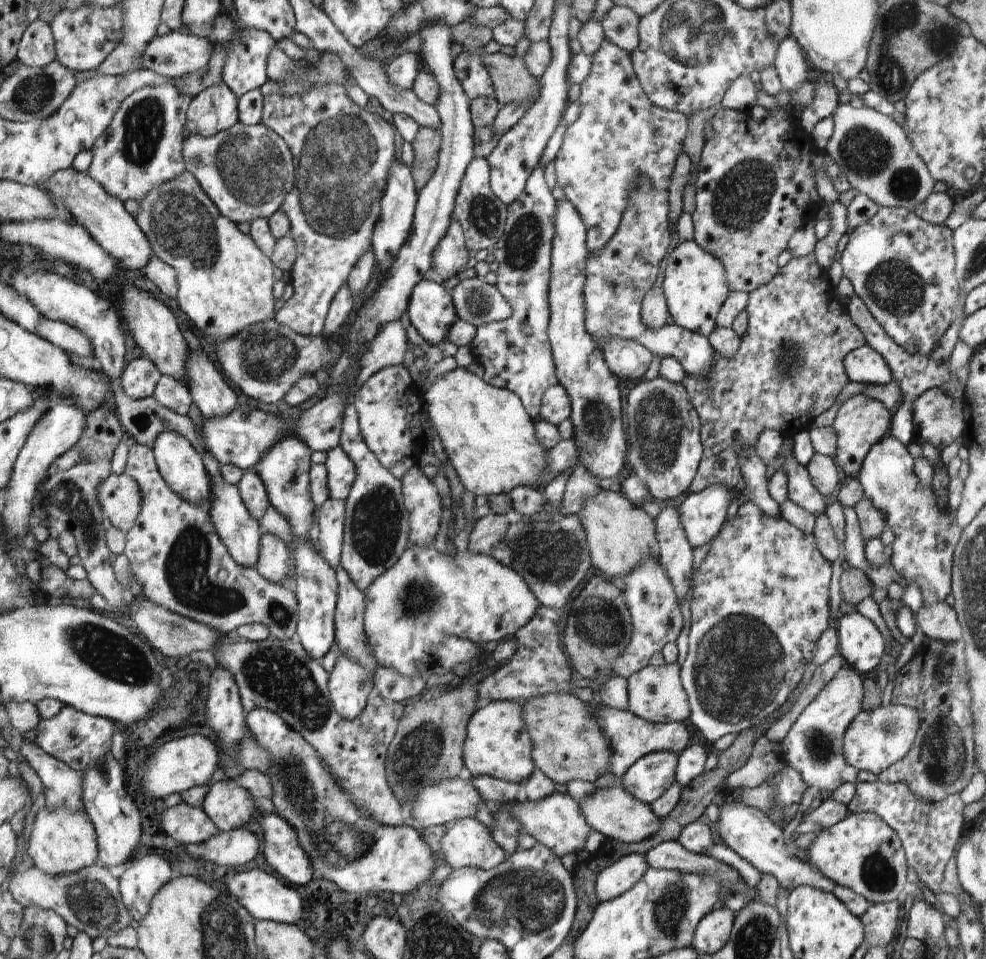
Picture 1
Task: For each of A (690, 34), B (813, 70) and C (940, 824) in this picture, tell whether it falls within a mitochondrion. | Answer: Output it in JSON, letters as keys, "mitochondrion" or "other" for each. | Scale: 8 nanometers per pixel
{"A":"mitochondrion","B":"other","C":"other"}

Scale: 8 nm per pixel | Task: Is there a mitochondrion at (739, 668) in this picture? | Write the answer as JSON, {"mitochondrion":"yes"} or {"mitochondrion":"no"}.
{"mitochondrion":"yes"}

